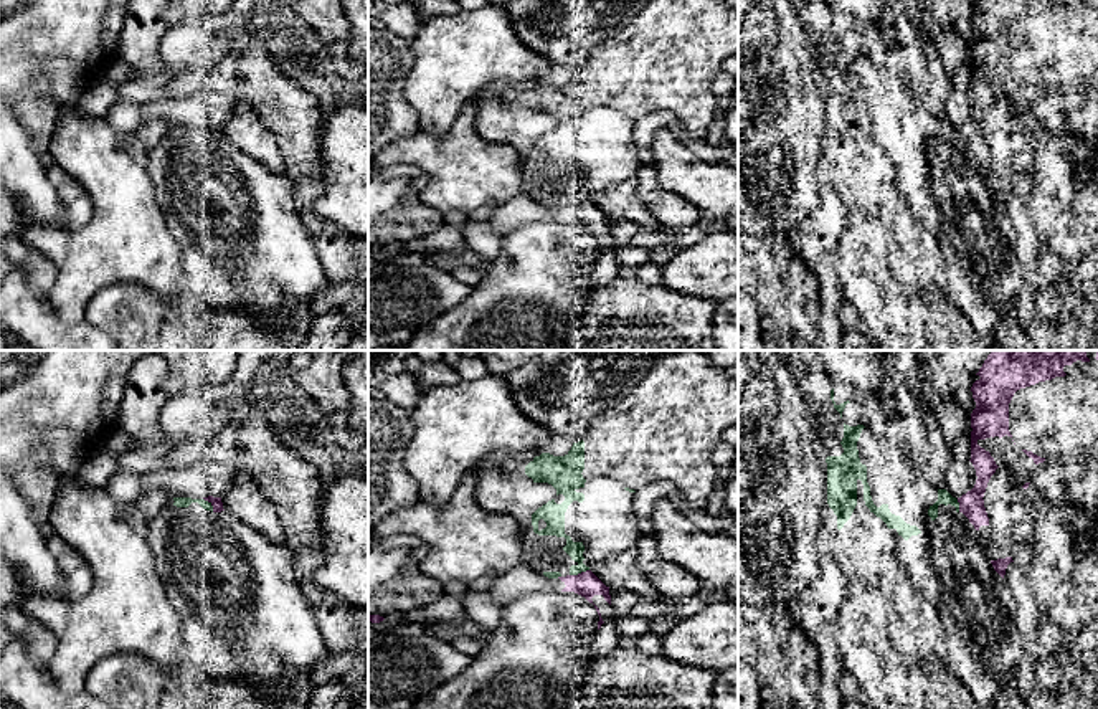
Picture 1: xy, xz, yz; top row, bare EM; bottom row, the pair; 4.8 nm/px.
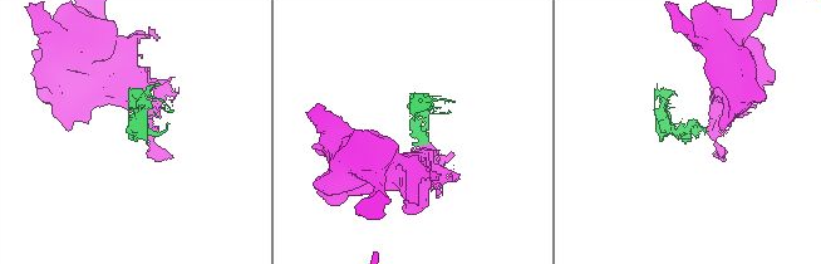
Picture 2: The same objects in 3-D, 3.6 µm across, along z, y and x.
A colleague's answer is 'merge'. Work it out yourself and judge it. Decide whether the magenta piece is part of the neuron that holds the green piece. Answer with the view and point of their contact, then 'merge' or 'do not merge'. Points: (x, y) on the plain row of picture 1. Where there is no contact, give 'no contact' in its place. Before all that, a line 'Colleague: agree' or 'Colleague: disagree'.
Colleague: disagree
xz (578, 202) | do not merge

